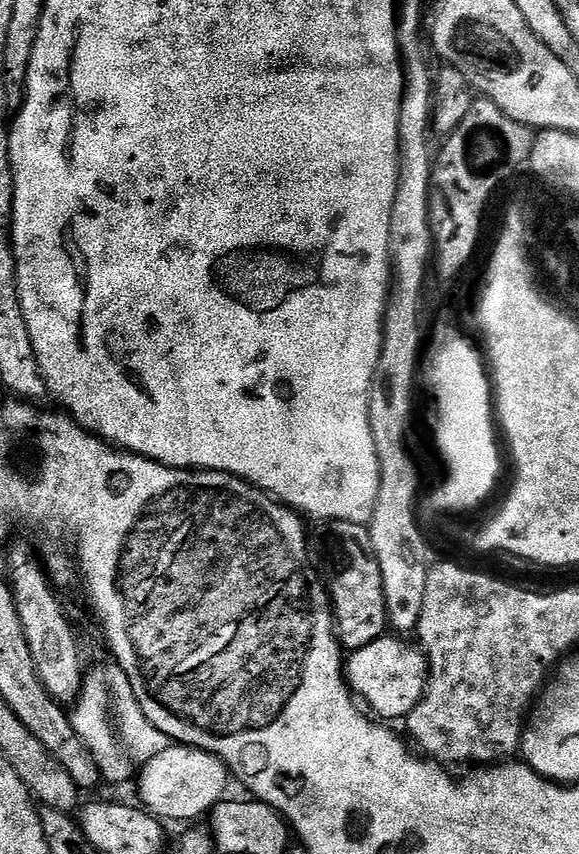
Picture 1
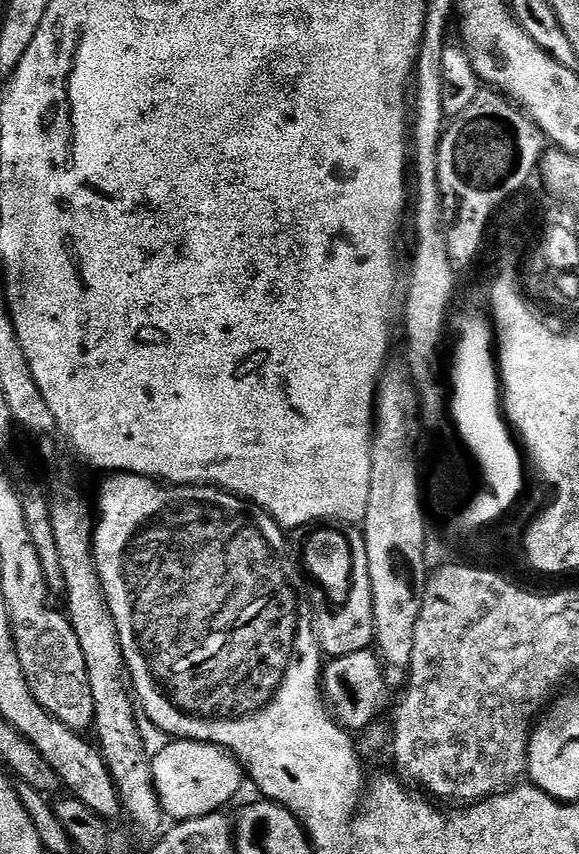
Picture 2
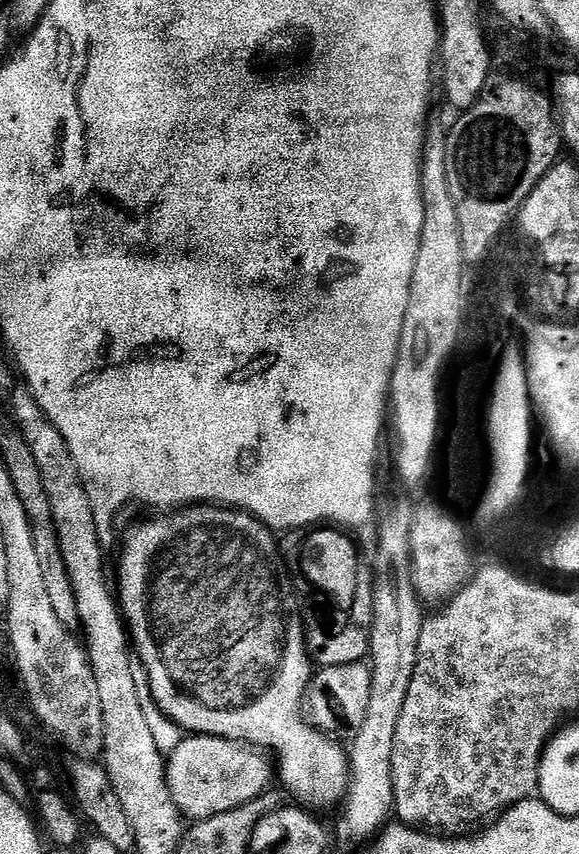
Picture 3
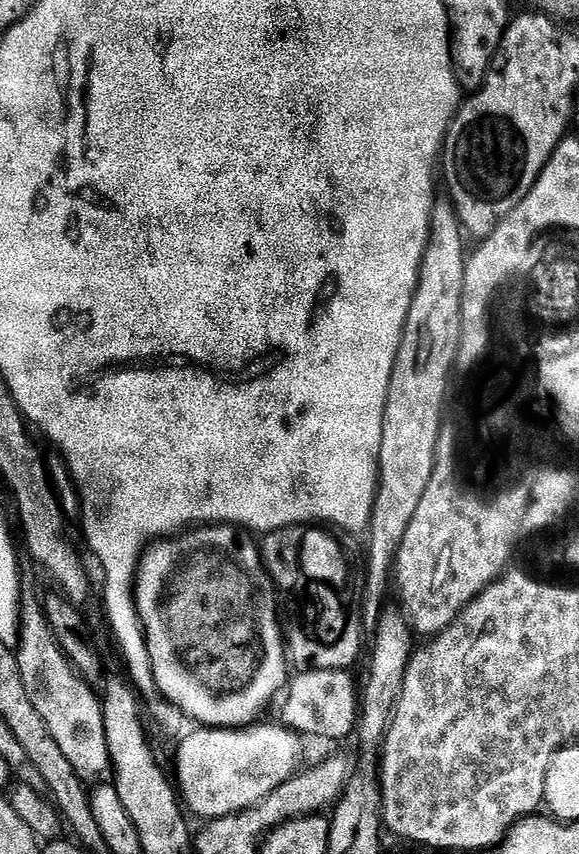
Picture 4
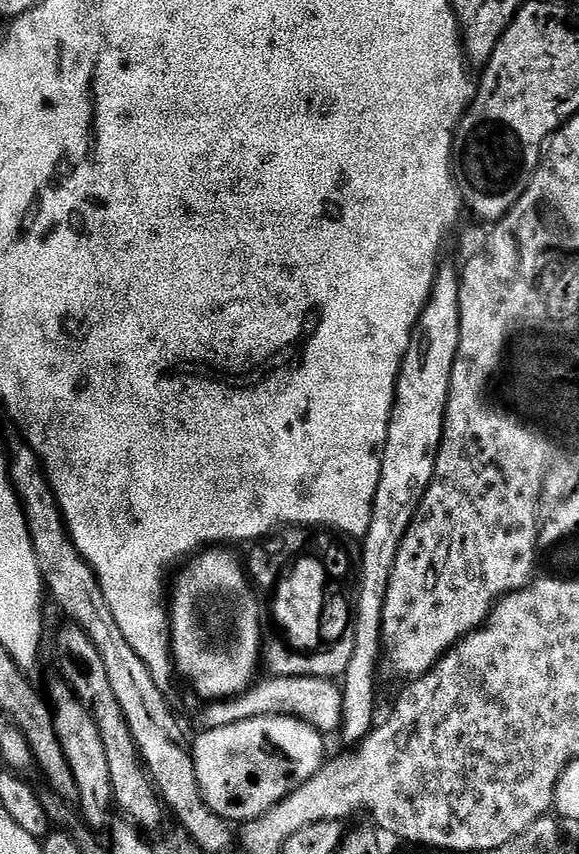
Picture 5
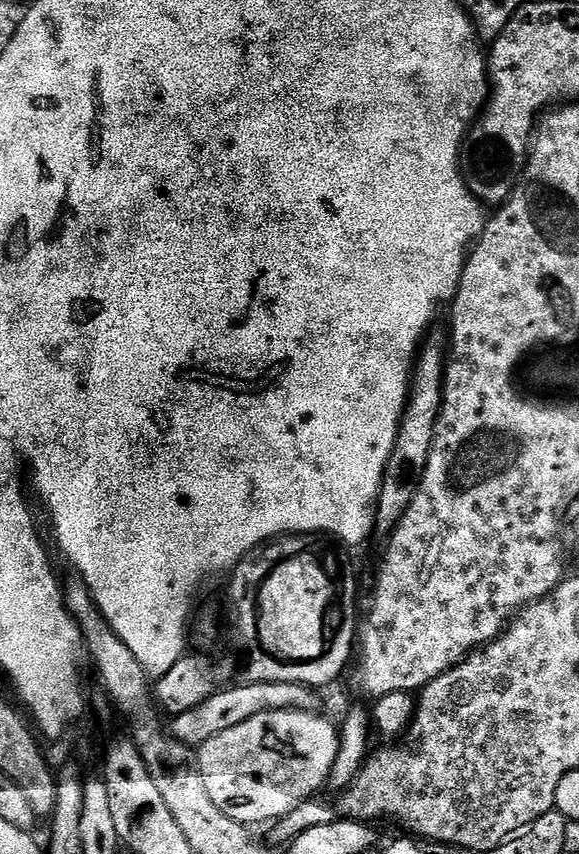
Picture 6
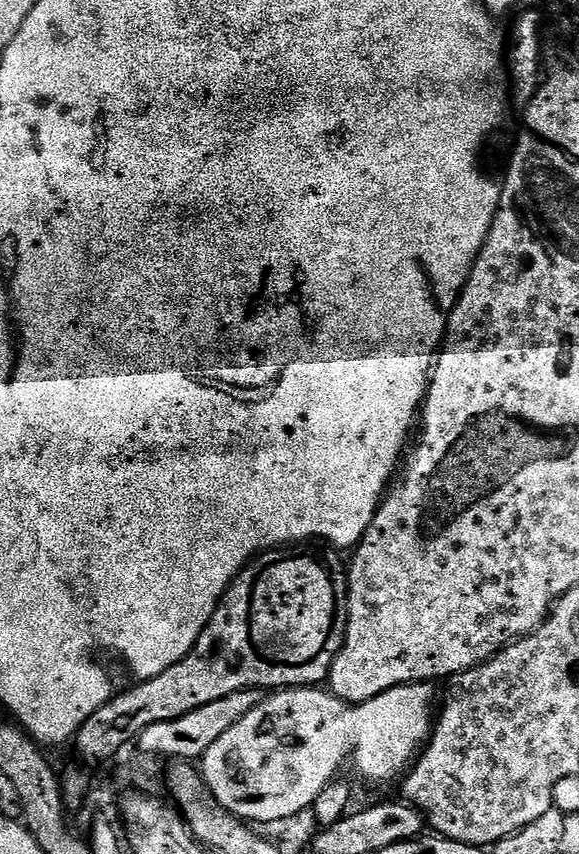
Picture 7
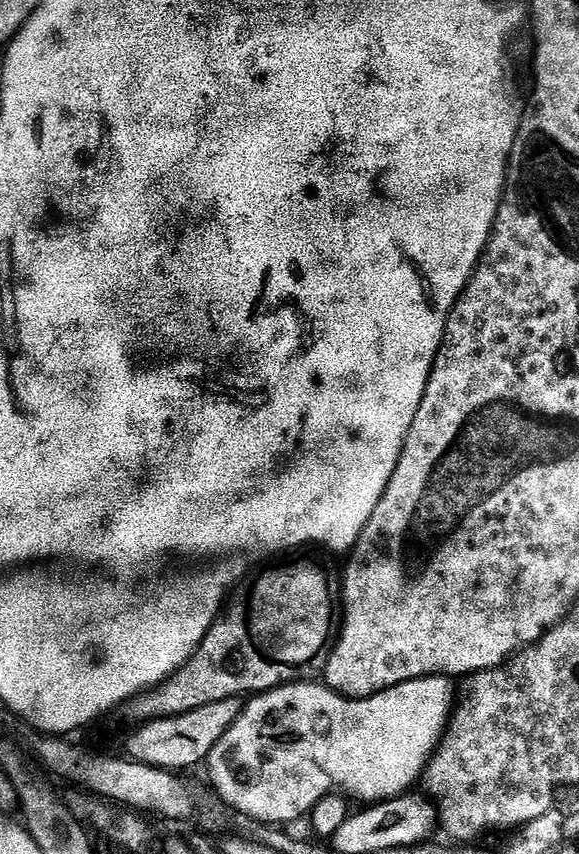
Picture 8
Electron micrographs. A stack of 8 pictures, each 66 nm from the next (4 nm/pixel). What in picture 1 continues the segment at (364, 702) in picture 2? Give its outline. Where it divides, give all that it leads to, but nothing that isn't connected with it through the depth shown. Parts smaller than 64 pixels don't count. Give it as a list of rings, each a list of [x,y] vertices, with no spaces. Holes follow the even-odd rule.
[[[381,636],[370,646],[351,653],[346,660],[346,679],[353,697],[364,699],[368,703],[367,711],[384,722],[407,718],[423,698],[424,685],[428,683],[428,658],[423,651],[390,636]]]

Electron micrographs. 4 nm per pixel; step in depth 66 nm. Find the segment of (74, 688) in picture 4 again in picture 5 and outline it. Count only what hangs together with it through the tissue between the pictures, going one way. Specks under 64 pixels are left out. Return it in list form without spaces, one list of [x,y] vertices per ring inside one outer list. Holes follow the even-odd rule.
[[[57,682],[50,695],[50,707],[54,718],[54,730],[70,770],[74,770],[74,782],[78,782],[78,812],[84,823],[93,830],[107,829],[110,824],[108,816],[114,801],[112,783],[110,782],[110,764],[106,762],[106,748],[102,746],[102,734],[94,718],[84,709],[82,702],[72,693],[72,689],[63,682]]]

